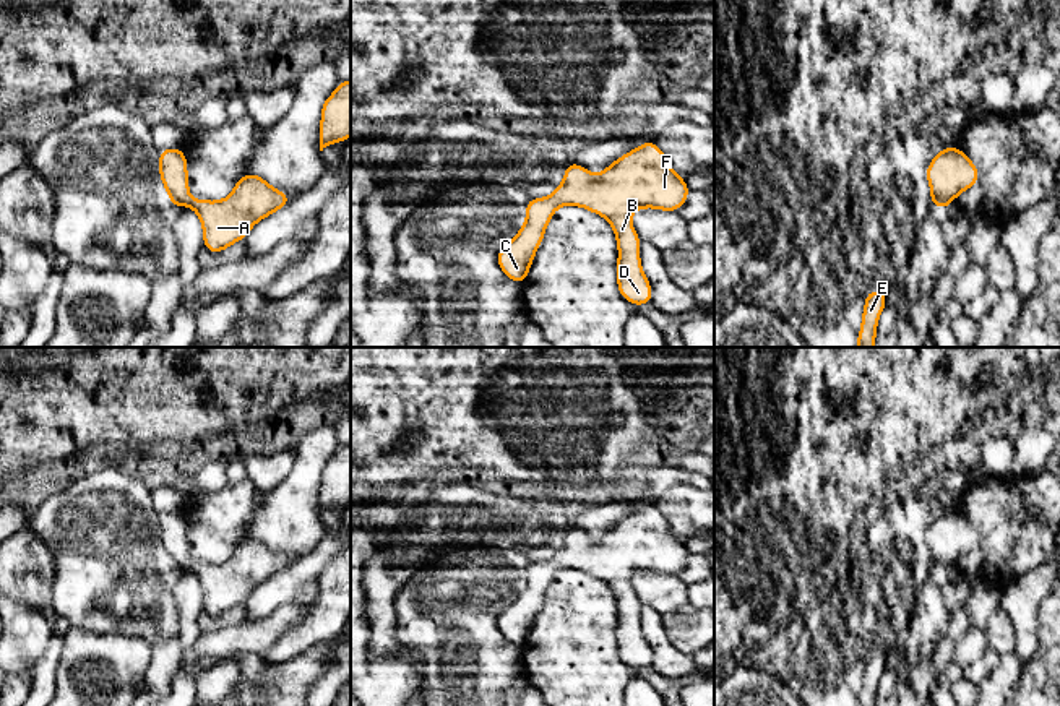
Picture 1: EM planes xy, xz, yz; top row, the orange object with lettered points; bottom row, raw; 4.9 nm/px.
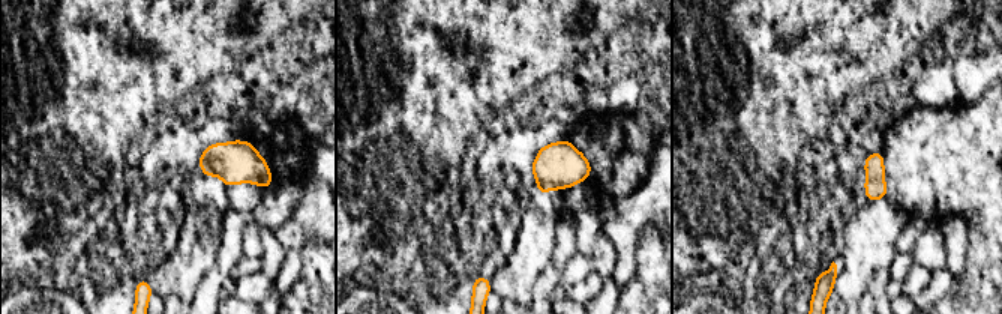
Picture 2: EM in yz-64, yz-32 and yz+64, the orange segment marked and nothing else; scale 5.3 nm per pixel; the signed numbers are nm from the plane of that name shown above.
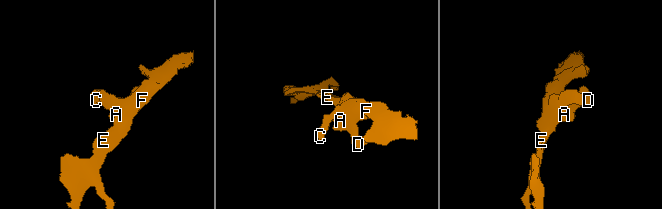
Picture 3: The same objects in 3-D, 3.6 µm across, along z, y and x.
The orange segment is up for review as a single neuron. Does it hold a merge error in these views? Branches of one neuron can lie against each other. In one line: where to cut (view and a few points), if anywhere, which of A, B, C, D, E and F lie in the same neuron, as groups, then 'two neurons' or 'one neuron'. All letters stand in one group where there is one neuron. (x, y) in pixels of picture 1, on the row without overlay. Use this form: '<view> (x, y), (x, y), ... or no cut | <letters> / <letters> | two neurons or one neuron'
no cut | A B C D E F | one neuron

